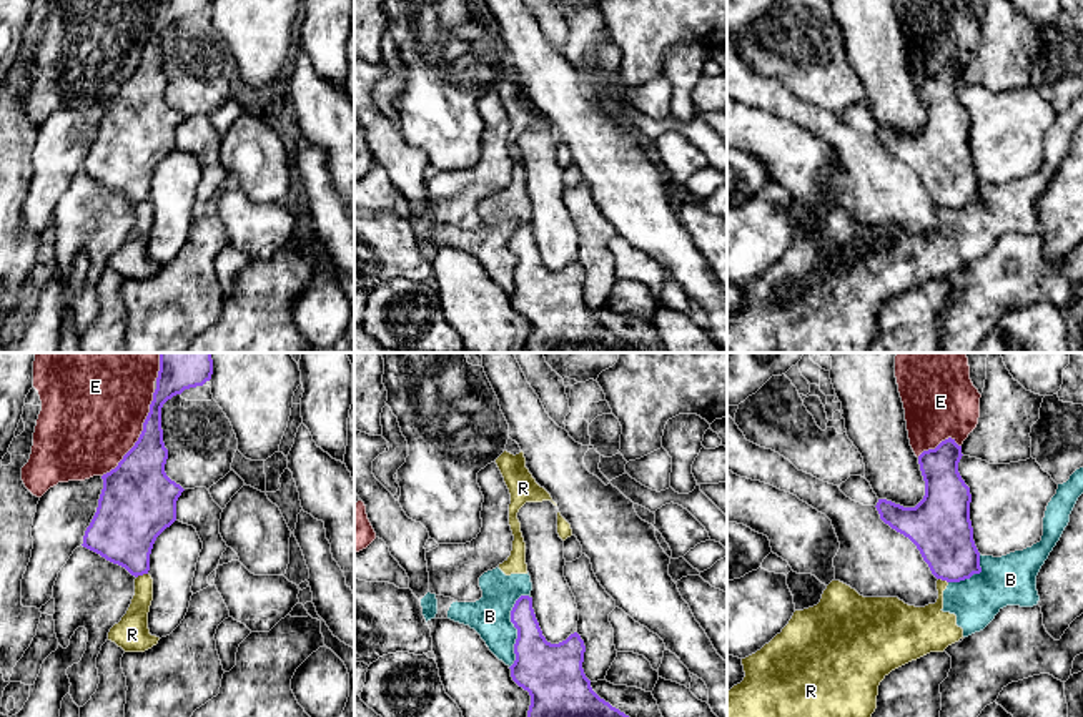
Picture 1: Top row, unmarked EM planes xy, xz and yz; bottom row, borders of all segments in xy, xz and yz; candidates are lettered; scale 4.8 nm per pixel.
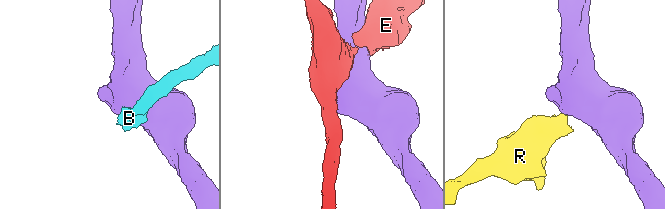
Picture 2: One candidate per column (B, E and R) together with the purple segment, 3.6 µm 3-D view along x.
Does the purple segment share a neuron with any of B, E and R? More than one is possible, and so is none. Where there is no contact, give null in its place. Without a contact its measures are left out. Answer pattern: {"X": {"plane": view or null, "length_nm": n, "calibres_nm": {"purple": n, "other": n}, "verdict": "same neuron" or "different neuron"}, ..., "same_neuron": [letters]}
{"B": {"plane": "xz", "length_nm": 380, "calibres_nm": {"purple": 260, "other": 200}, "verdict": "different neuron"}, "E": {"plane": "xy", "length_nm": 500, "calibres_nm": {"purple": 300, "other": 460}, "verdict": "different neuron"}, "R": {"plane": "xy", "length_nm": 60, "calibres_nm": {"purple": 320, "other": 140}, "verdict": "different neuron"}, "same_neuron": []}

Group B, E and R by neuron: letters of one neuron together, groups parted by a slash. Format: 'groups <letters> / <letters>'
groups B R / E

